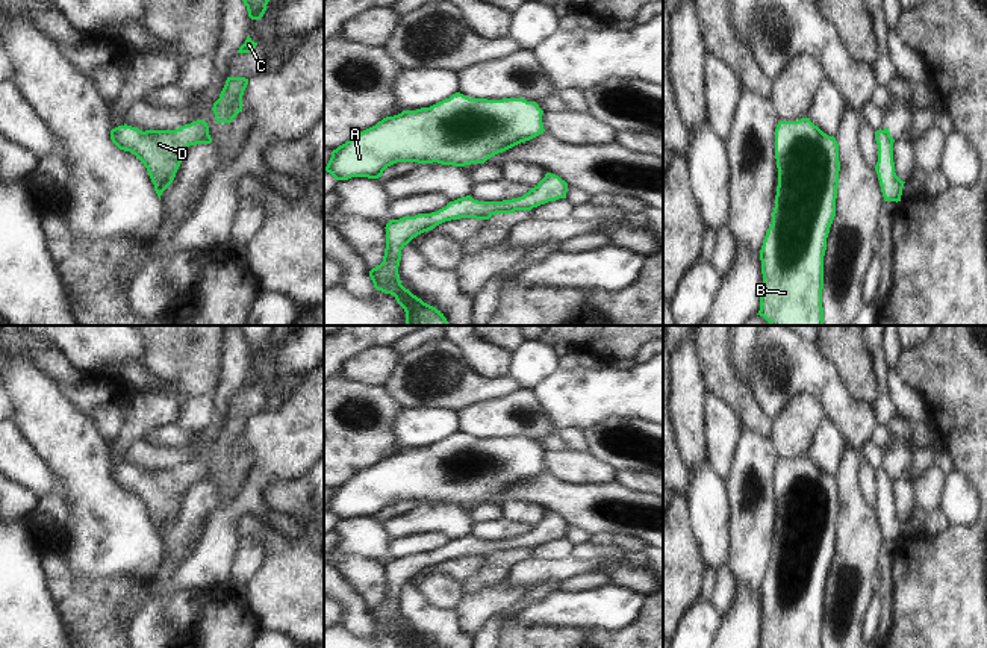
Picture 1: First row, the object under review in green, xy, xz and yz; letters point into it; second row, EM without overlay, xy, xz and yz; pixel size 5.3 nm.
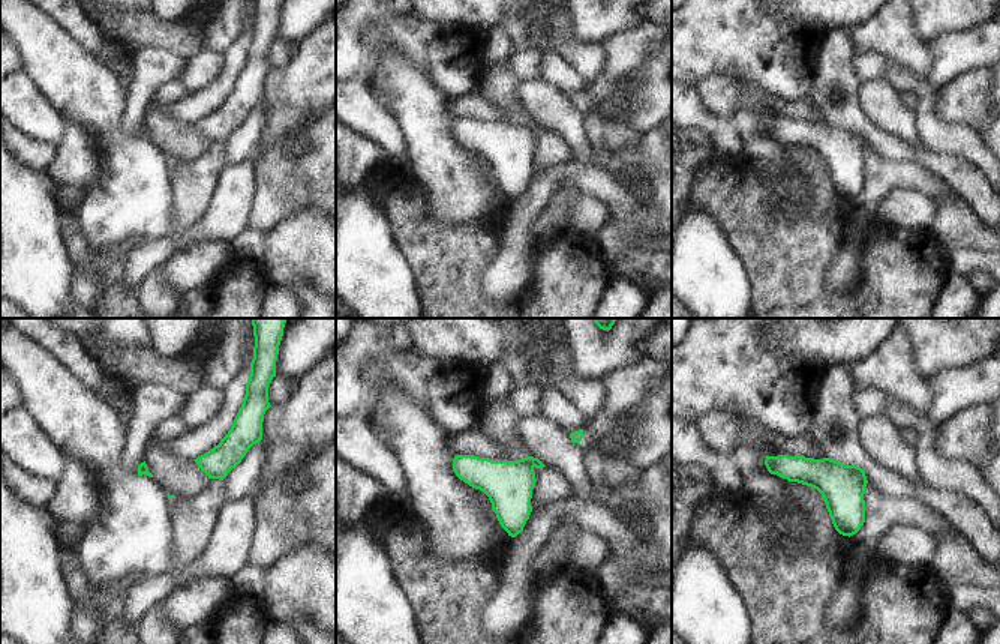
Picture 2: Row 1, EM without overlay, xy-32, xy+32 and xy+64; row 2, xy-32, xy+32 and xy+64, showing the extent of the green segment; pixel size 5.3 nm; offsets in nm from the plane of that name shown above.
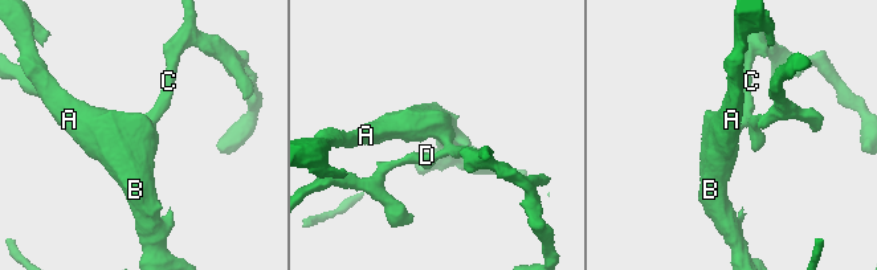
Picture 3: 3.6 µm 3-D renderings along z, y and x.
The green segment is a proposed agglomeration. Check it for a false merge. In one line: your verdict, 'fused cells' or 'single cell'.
single cell

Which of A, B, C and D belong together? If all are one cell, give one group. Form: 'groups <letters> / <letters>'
groups A B C D

